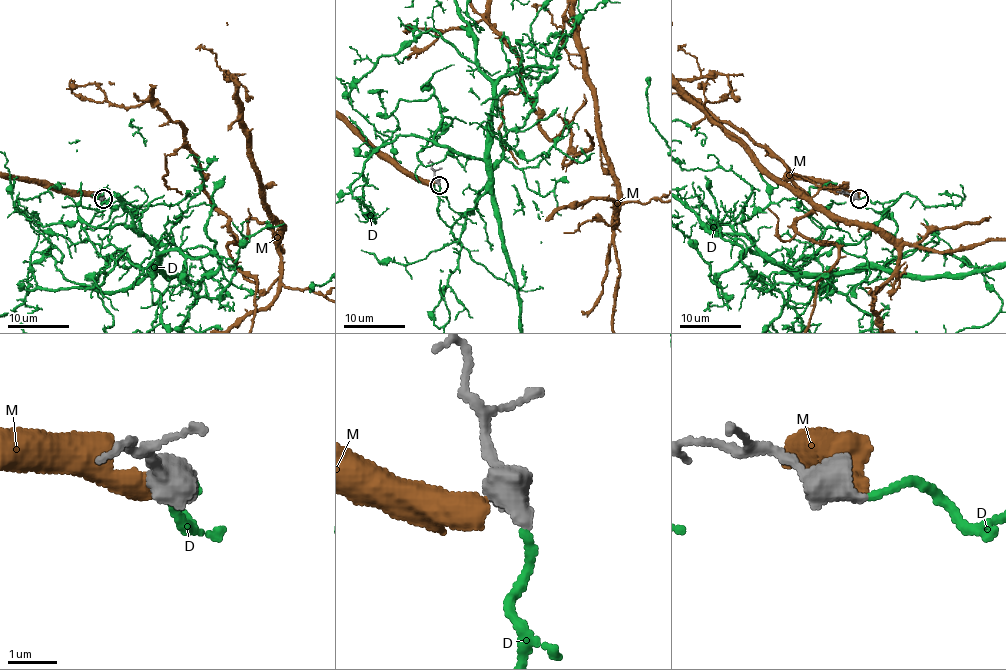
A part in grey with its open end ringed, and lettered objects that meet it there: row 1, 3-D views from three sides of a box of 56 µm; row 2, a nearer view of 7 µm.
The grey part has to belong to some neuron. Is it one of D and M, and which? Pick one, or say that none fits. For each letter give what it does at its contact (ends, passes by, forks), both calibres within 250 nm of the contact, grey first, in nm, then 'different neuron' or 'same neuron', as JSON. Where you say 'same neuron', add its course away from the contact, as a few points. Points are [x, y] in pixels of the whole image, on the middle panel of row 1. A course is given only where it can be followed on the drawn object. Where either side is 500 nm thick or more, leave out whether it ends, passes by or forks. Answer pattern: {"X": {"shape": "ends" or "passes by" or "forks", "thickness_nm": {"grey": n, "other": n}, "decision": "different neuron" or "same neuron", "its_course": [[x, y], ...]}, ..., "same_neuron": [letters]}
{"D": {"thickness_nm": {"grey": 500, "other": 150}, "decision": "same neuron"}, "M": {"thickness_nm": {"grey": 700, "other": 480}, "decision": "different neuron"}, "same_neuron": ["D"]}

